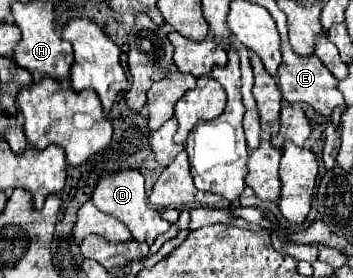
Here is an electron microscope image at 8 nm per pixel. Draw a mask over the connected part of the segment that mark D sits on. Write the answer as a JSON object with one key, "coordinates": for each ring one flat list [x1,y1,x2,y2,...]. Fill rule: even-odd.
{"coordinates":[[121,170,121,172,113,172,113,174,101,174,101,178,99,178,99,182,97,182,95,190,93,190,91,202,99,210,119,218,131,230,133,238,139,240,139,242,153,244,155,238,161,232,167,232,169,226,171,226,169,222,161,220,157,210,149,208,147,194,145,194,145,188,143,188,143,174,139,170]]}

